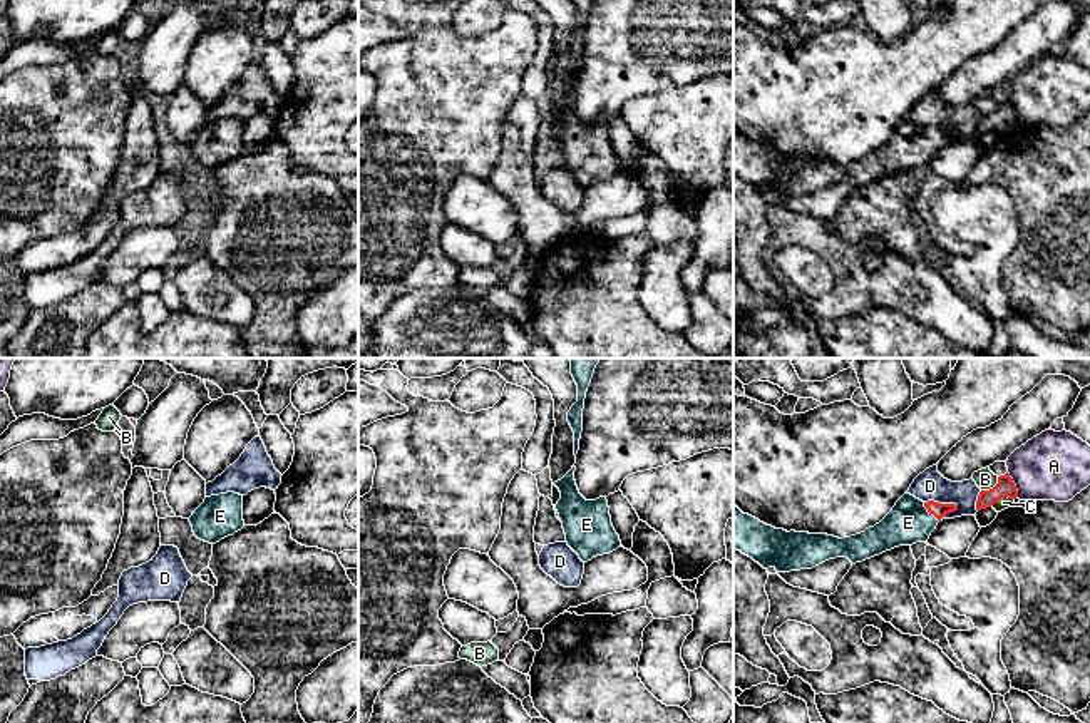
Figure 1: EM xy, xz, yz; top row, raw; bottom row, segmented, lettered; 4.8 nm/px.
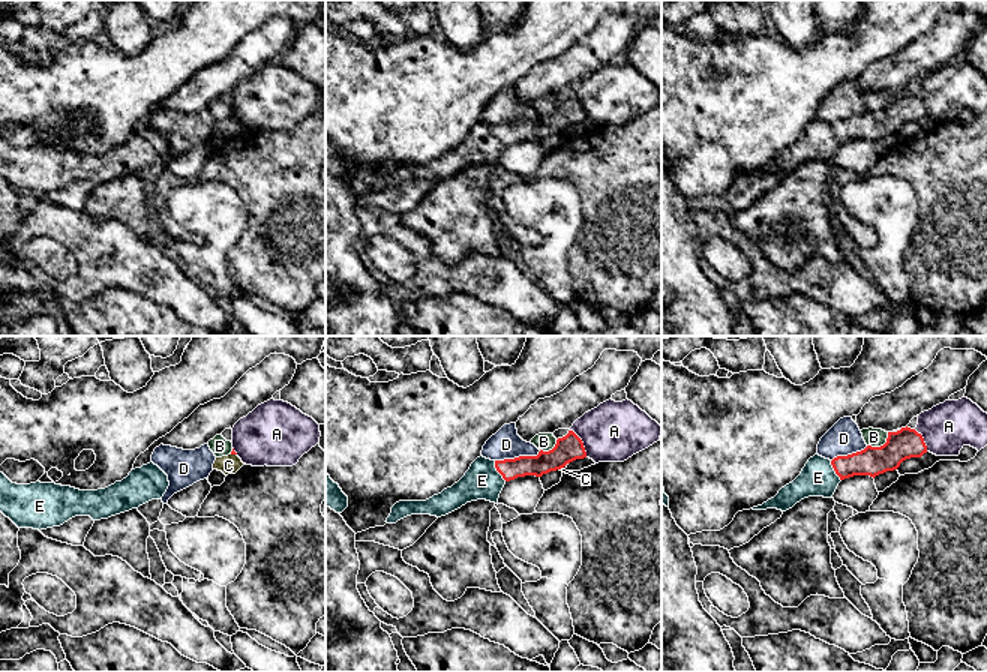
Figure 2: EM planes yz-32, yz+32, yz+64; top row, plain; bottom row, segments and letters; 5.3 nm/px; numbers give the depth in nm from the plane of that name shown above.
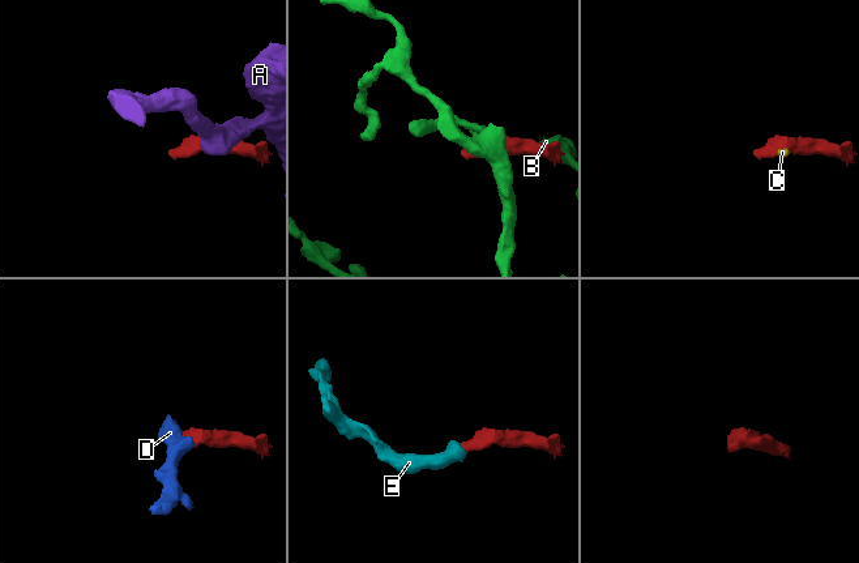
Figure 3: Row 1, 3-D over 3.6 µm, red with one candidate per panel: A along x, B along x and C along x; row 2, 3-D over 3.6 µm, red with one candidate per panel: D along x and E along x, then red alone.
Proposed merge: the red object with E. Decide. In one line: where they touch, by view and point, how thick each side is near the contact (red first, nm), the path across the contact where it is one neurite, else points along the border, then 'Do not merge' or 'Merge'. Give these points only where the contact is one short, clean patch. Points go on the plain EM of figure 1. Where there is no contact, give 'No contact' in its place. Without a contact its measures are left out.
Touches red at yz (930, 138). Thickness 70 nm (red) against 200 nm. Path across: yz (936, 134), (930, 138), (908, 148). Merge

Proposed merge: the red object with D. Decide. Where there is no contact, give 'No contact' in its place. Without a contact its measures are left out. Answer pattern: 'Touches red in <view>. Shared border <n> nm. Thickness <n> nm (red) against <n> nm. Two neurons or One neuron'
Touches red in yz. Shared border 170 nm. Thickness 70 nm (red) against 140 nm. Two neurons

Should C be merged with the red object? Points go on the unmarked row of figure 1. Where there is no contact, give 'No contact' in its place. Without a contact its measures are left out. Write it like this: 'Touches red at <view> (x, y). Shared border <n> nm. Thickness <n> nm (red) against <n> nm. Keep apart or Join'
Touches red at yz (1002, 121). Shared border 130 nm. Thickness 90 nm (red) against 60 nm. Join

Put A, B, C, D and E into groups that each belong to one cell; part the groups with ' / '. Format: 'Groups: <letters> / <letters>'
Groups: A / B / C E / D

